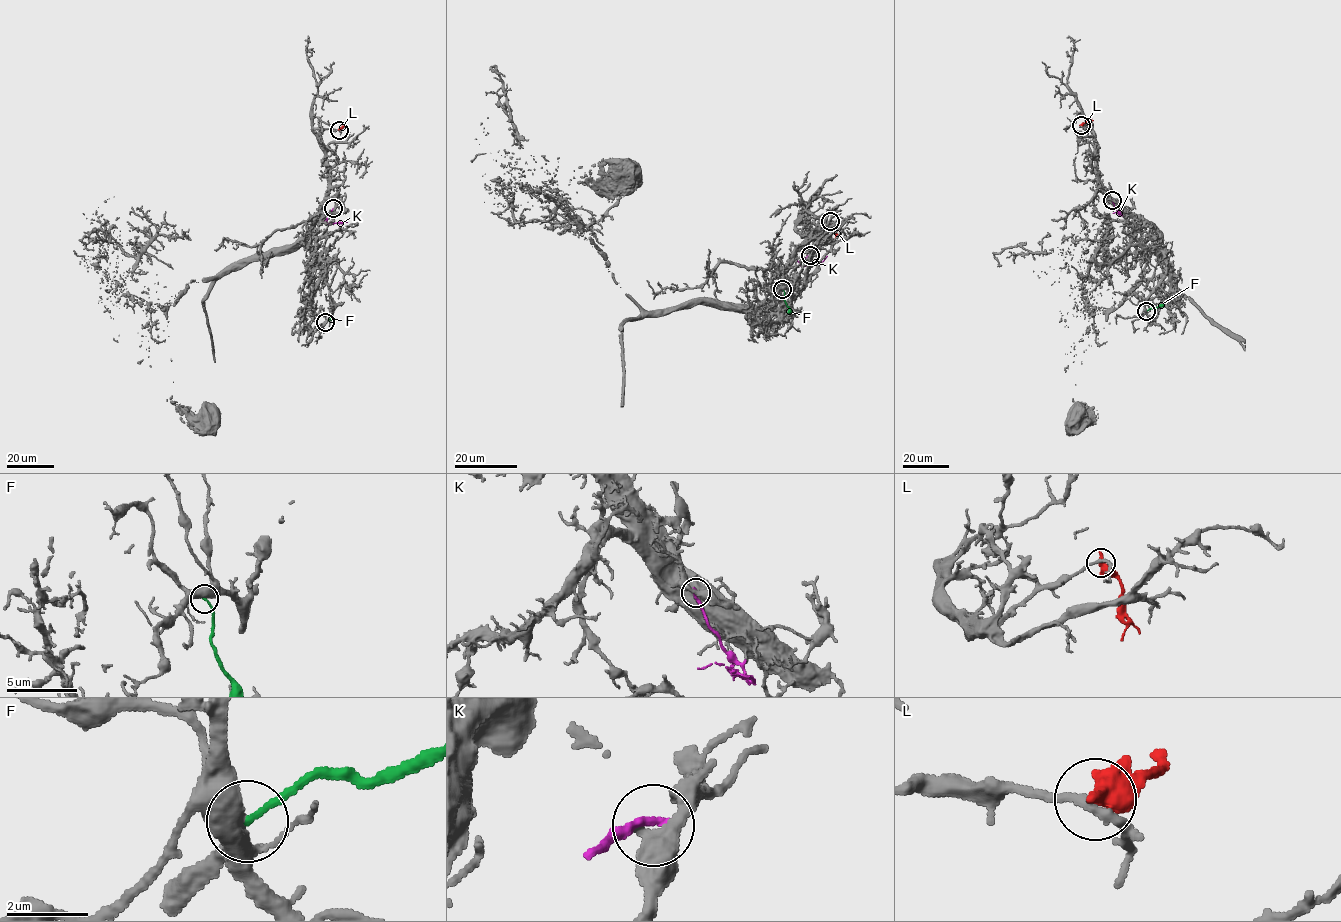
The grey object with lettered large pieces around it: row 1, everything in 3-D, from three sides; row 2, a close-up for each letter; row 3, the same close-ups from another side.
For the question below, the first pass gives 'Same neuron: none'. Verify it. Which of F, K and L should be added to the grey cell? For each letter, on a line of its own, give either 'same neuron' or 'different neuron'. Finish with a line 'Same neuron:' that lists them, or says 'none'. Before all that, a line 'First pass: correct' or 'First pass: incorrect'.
First pass: correct
F: different neuron
K: different neuron
L: different neuron
Same neuron: none

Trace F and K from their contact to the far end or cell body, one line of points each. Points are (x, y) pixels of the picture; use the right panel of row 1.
F: (1146, 311), (1163, 304)
K: (1112, 200), (1121, 215), (1112, 213)

